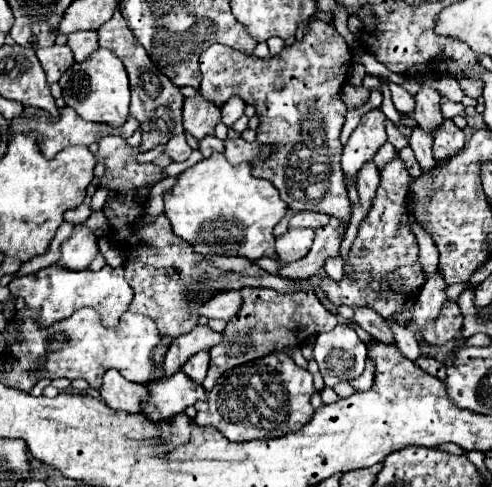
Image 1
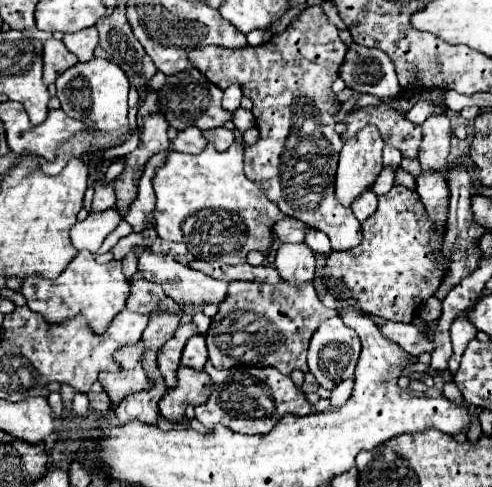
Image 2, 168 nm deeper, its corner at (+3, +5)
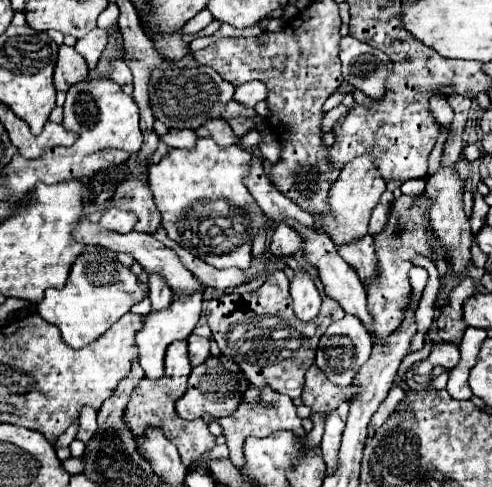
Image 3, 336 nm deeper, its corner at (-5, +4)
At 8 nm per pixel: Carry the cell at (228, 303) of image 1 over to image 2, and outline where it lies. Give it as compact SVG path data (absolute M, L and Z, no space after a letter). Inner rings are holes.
M140 249L138 253L138 269L144 273L144 277L148 281L156 281L156 283L168 283L166 287L166 295L170 299L176 299L176 303L180 305L194 305L194 307L202 307L202 305L220 305L224 301L224 295L228 293L228 283L226 281L218 281L214 277L208 277L200 271L194 271L186 265L176 263L170 255L162 255L162 253L152 253L150 249Z

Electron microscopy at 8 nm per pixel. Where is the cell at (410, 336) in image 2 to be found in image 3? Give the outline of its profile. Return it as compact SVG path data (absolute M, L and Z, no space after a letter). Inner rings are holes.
M432 344L432 352L430 352L430 358L422 364L418 364L414 368L416 374L430 374L430 370L434 366L444 366L446 370L452 370L460 360L460 350L456 344Z

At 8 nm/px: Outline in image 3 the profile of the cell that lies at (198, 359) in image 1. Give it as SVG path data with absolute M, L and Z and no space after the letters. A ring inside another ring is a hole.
M190 334L186 338L186 342L188 342L188 356L190 356L190 364L192 366L202 364L210 356L210 342L208 342L208 338L200 338L196 334Z

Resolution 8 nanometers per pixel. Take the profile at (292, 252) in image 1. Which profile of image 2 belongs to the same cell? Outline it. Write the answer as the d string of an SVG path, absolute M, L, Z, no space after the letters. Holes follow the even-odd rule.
M282 243L276 251L274 265L292 285L314 279L314 253L306 243Z

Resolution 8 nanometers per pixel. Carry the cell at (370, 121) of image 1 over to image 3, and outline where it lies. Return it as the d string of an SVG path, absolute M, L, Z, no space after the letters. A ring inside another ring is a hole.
M364 154L364 156L354 158L340 170L336 184L332 184L332 188L328 192L330 210L320 216L322 230L332 238L332 242L336 246L360 240L360 236L366 236L372 208L378 204L384 190L386 190L386 182L382 180L378 168L372 164L370 156Z

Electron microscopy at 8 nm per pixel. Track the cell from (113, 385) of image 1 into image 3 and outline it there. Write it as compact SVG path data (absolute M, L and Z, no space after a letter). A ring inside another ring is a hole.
M192 292L188 296L176 296L172 298L172 304L168 308L162 308L162 312L152 310L150 314L144 316L144 324L142 330L136 334L136 344L140 350L140 366L146 372L146 378L158 380L164 376L164 354L166 348L174 342L174 340L184 340L188 334L192 334L194 326L198 324L200 312L202 312L202 296L204 292Z

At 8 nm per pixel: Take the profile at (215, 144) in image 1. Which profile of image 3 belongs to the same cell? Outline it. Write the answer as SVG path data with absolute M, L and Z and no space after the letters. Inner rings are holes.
M168 130L168 134L160 136L160 140L164 144L168 144L168 148L192 148L196 144L196 134L192 130Z

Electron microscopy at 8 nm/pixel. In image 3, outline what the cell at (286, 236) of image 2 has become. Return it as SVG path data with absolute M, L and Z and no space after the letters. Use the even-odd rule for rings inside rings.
M278 224L270 238L268 252L274 256L292 256L294 252L300 250L300 244L302 244L302 240L296 230L292 230L286 224Z

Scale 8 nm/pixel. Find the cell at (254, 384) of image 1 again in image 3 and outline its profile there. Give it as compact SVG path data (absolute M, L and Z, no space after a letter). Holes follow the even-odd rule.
M262 388L260 394L258 394L258 402L242 402L240 408L232 416L220 418L216 422L224 428L224 438L226 438L226 444L230 448L230 460L238 468L244 466L242 446L244 446L246 438L250 438L250 436L264 438L264 436L270 436L270 434L274 434L278 430L294 432L294 436L300 436L300 438L306 434L304 428L302 428L302 420L296 414L296 406L292 404L292 398L288 398L284 394L278 394L272 388Z

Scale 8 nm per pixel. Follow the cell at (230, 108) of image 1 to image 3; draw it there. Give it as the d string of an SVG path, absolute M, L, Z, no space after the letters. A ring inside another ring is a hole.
M246 82L246 84L238 86L234 92L234 100L238 104L244 104L246 108L254 108L256 102L266 100L266 96L268 96L268 90L262 82Z

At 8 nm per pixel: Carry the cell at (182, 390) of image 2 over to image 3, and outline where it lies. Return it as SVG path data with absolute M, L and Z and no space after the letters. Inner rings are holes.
M210 356L208 360L204 360L204 364L192 368L192 374L188 378L188 390L176 402L176 412L184 420L204 418L206 414L210 414L214 418L224 418L224 416L230 416L232 412L236 412L236 408L240 406L240 400L248 388L250 388L250 382L240 372L238 364L234 364L232 358Z

